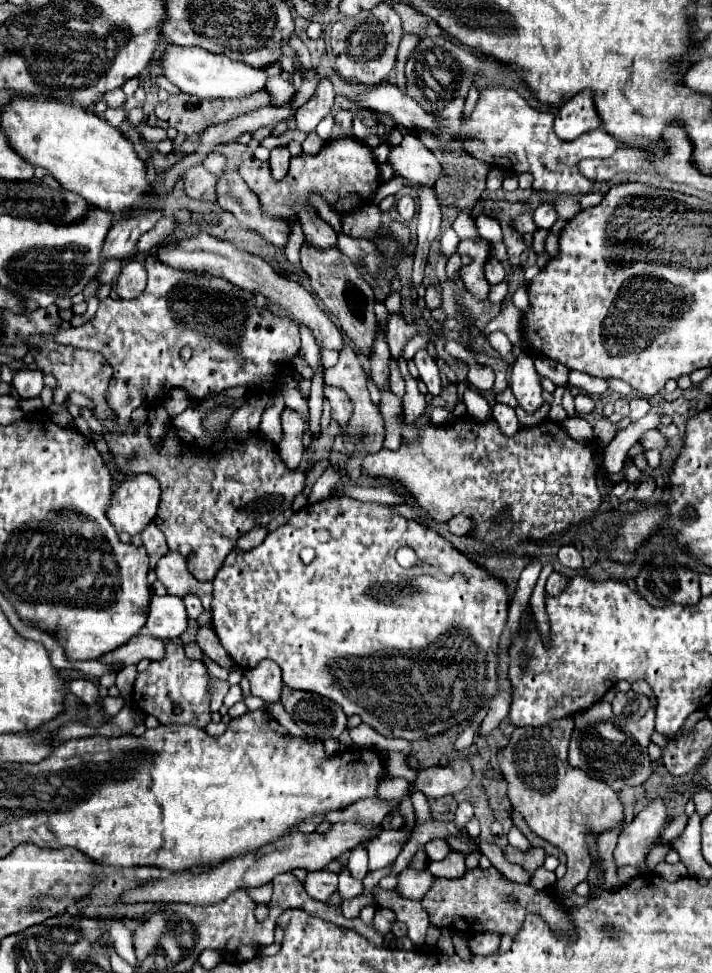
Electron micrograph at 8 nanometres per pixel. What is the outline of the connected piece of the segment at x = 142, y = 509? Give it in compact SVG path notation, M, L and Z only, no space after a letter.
M131 476L117 486L107 516L117 532L135 536L143 532L145 526L155 518L159 496L159 482L153 476Z

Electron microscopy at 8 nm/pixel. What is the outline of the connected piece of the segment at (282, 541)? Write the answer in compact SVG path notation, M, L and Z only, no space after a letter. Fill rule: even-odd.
M325 498L315 504L307 504L299 512L295 512L287 524L279 526L277 530L269 532L263 544L251 548L251 550L237 550L227 556L223 568L217 572L213 580L213 602L211 602L211 624L215 628L215 634L225 648L225 652L231 656L231 660L239 668L253 668L263 658L269 658L279 664L285 686L307 690L321 694L325 698L331 698L337 702L347 716L361 716L365 724L369 724L373 730L383 734L385 738L403 738L403 740L421 740L435 736L469 716L473 716L483 702L489 704L491 698L497 694L497 650L499 650L499 634L507 622L507 586L499 582L495 576L491 576L483 566L473 564L465 554L461 554L457 548L453 548L451 542L447 542L443 536L439 536L435 530L427 528L427 534L419 534L415 538L419 546L411 546L417 554L417 564L407 568L401 568L395 560L395 552L401 546L407 546L407 518L397 514L391 506L385 504L369 504L359 502L353 498ZM311 546L315 550L315 560L305 566L299 558L299 550Z

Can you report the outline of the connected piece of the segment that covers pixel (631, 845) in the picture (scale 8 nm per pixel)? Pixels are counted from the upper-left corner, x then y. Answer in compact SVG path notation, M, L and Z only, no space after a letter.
M651 800L639 812L639 816L625 826L615 848L617 866L639 866L641 872L647 870L645 852L649 844L661 834L667 824L667 806L663 800Z

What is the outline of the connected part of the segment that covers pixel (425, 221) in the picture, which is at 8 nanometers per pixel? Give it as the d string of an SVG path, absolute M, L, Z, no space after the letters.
M419 184L417 188L417 250L413 258L413 282L419 286L423 282L423 270L427 264L427 254L431 242L441 230L441 206L435 198L431 184Z

